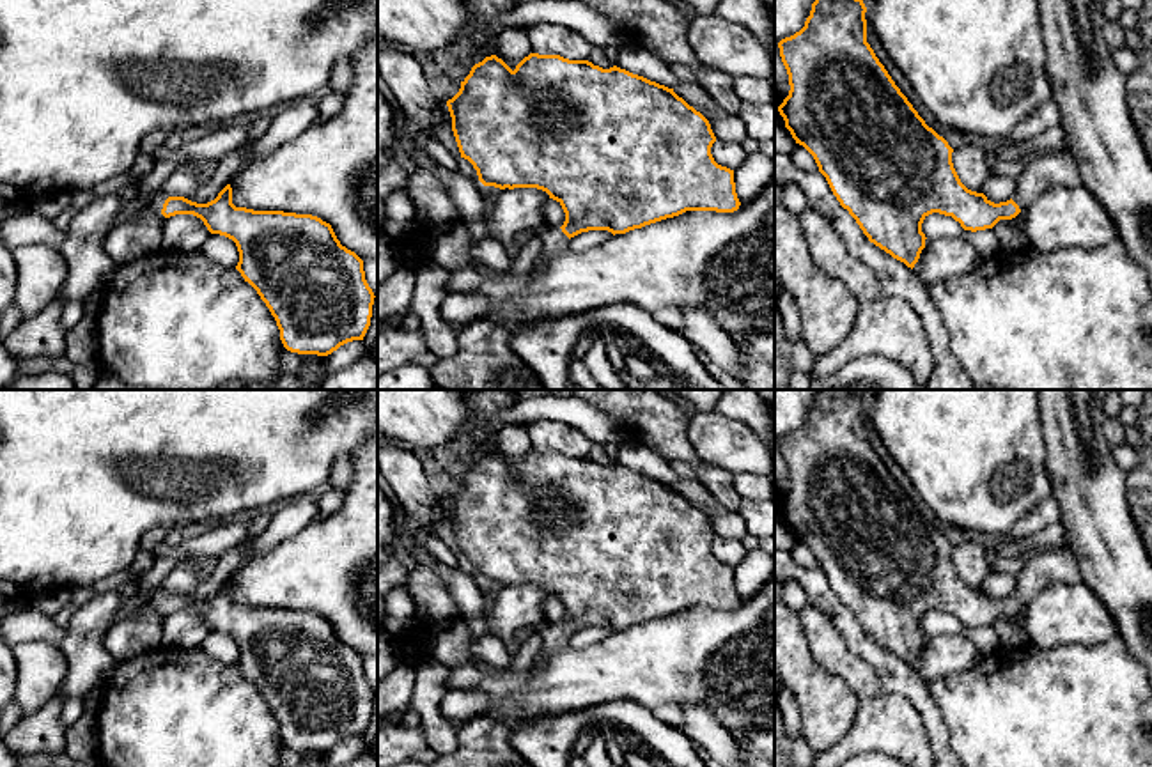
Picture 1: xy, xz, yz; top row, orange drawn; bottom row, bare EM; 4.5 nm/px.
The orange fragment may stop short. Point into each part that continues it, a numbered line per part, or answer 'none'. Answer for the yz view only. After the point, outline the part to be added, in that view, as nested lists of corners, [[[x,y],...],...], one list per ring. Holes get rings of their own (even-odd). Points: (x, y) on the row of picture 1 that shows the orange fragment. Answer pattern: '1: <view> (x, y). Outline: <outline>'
1: yz (1046, 170). Outline: [[[1067,151],[1042,152],[1023,161],[1012,197],[1023,213],[1047,190],[1081,184],[1078,163]]]

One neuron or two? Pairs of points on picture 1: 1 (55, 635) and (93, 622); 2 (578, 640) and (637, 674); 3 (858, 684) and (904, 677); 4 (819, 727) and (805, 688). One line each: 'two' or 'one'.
1: two
2: two
3: two
4: one

